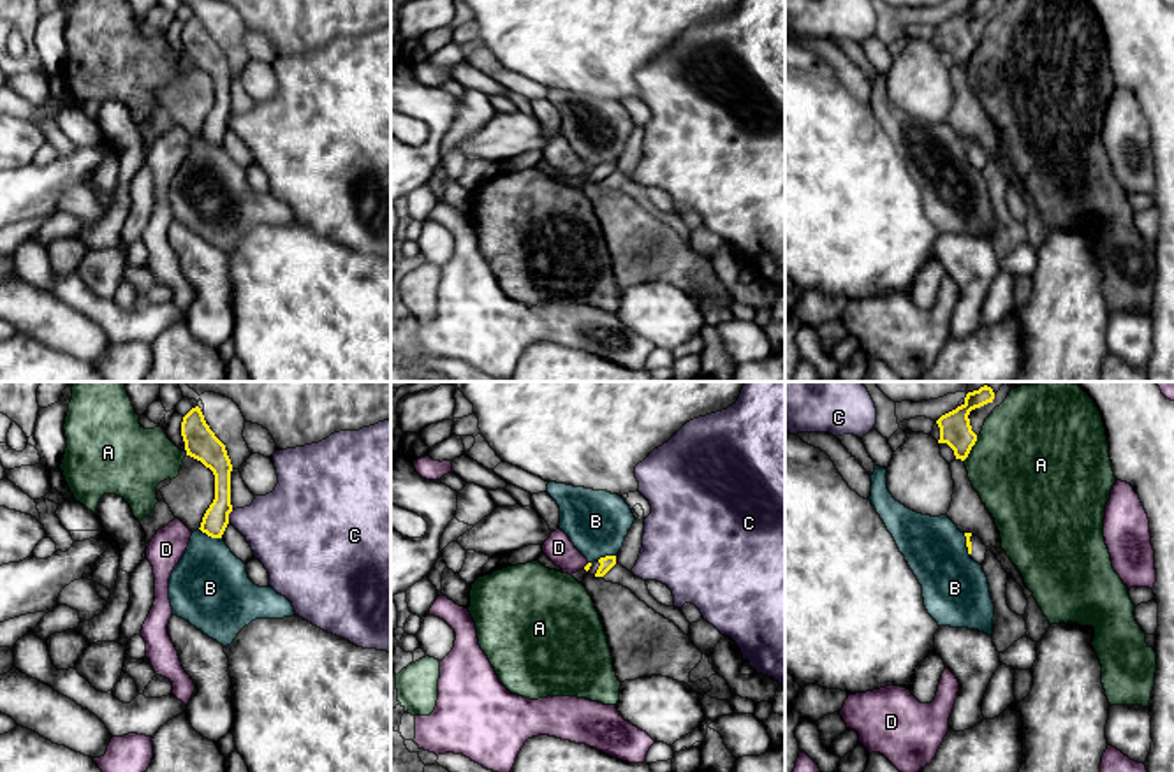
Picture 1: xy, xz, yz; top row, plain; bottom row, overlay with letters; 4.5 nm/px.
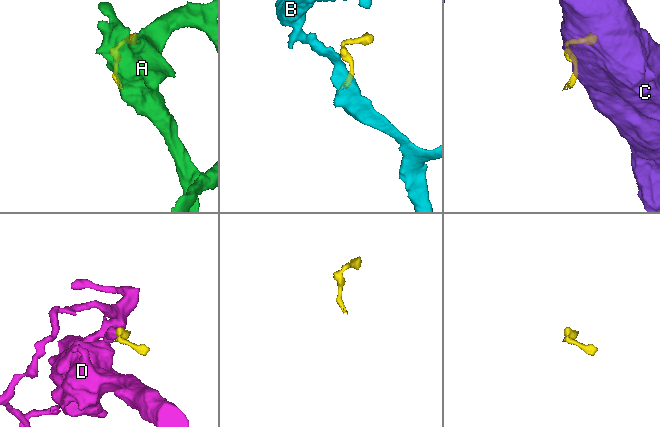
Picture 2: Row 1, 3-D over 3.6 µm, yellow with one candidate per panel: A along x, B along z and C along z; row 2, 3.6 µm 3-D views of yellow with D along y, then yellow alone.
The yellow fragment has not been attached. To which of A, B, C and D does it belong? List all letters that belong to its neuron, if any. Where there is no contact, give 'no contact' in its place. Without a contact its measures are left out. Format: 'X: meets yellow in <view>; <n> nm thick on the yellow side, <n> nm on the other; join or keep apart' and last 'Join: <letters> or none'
A: meets yellow in yz; 140 nm thick on the yellow side, 480 nm on the other; keep apart
B: meets yellow in xy; 120 nm thick on the yellow side, 360 nm on the other; keep apart
C: meets yellow in xy; 120 nm thick on the yellow side, 320 nm on the other; keep apart
D: meets yellow in xz; 20 nm thick on the yellow side, 130 nm on the other; keep apart
Join: none

